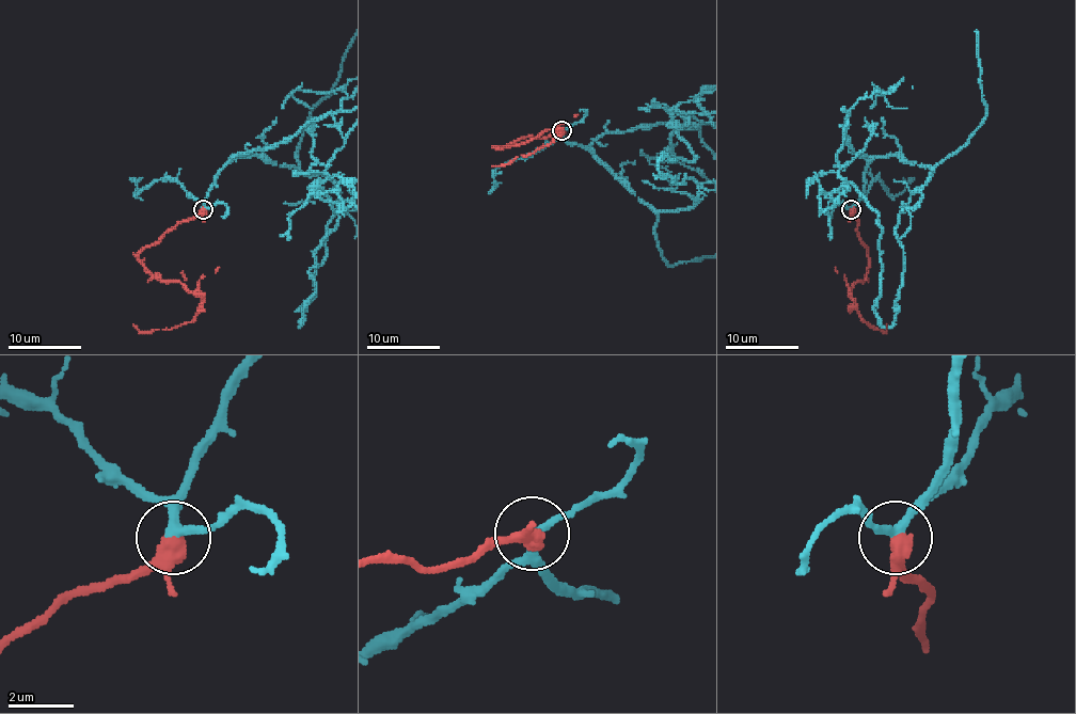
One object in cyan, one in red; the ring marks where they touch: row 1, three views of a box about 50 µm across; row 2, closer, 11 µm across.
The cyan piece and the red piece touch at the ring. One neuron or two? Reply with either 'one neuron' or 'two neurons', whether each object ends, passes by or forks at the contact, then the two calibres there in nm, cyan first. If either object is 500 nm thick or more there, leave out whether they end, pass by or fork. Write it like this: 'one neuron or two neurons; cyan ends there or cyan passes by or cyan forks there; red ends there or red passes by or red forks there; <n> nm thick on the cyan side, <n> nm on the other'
one neuron; cyan passes by; red passes by; 260 nm thick on the cyan side, 400 nm on the other

